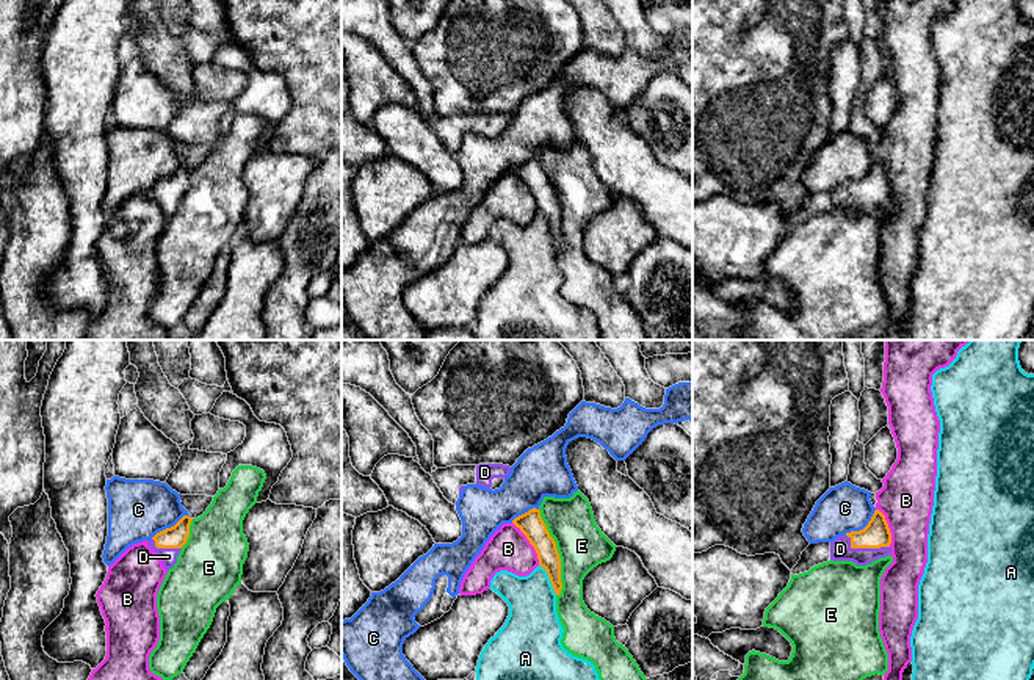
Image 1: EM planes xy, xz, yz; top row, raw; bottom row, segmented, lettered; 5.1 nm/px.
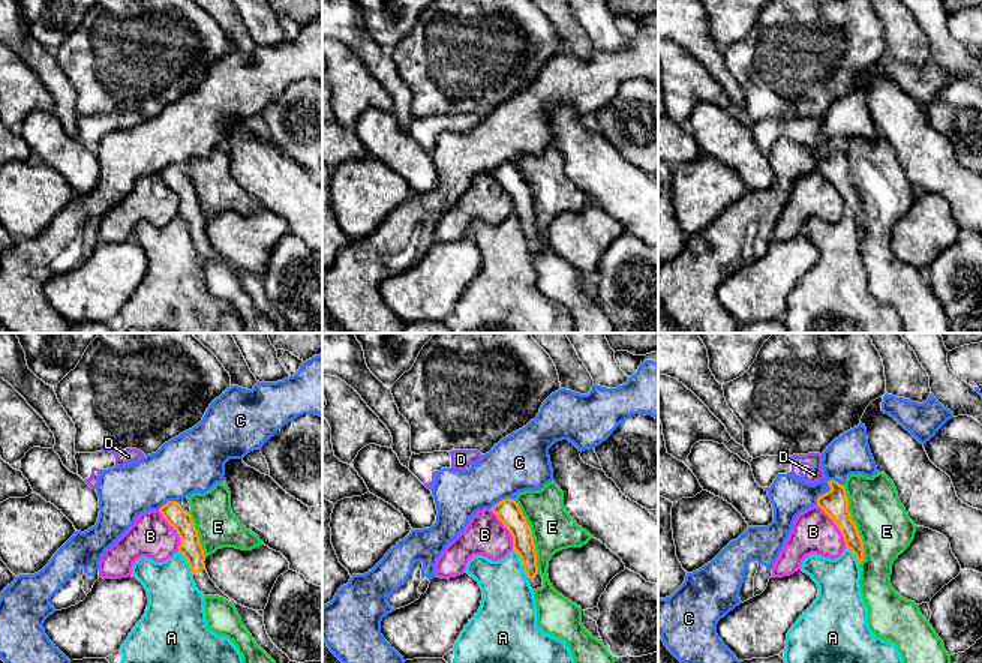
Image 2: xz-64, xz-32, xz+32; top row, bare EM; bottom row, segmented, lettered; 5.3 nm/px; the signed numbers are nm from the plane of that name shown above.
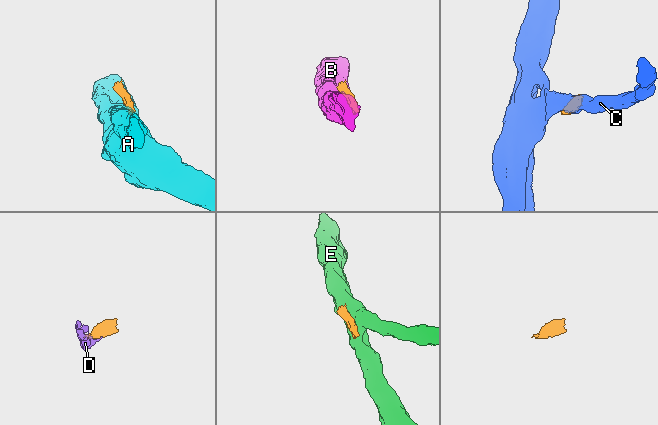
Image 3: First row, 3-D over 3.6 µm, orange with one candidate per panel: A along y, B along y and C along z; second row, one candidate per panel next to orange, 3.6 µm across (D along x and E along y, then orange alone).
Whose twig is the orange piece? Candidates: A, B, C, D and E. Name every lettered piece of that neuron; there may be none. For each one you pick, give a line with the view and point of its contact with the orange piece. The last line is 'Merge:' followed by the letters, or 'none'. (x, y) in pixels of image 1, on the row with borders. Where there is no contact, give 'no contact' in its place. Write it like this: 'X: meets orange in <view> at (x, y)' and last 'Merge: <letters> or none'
D: meets orange in yz at (865, 547)
Merge: D

